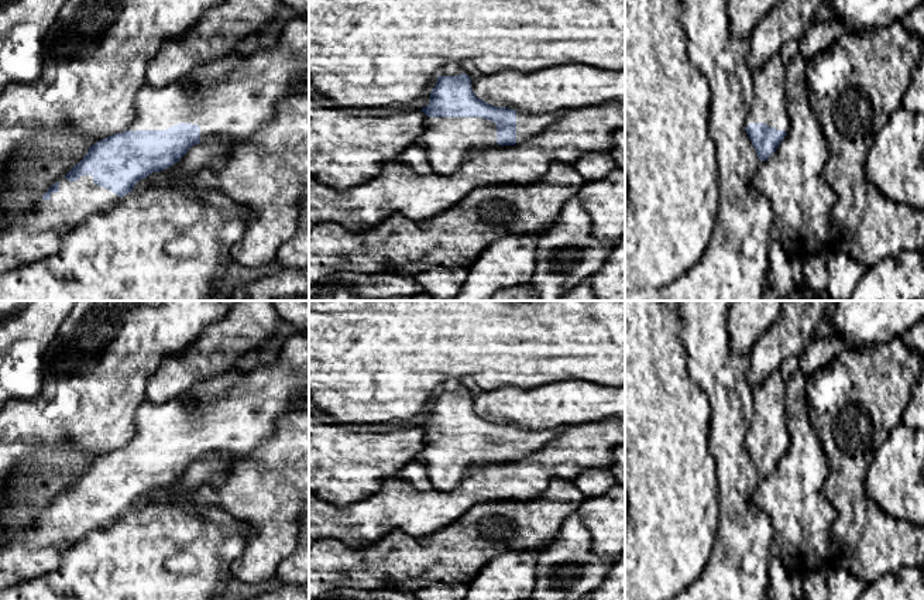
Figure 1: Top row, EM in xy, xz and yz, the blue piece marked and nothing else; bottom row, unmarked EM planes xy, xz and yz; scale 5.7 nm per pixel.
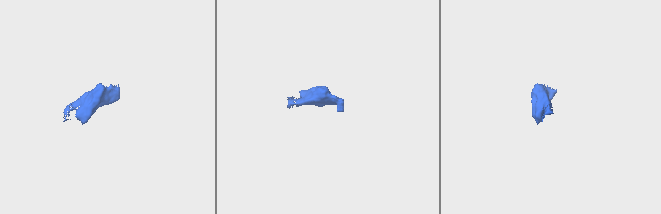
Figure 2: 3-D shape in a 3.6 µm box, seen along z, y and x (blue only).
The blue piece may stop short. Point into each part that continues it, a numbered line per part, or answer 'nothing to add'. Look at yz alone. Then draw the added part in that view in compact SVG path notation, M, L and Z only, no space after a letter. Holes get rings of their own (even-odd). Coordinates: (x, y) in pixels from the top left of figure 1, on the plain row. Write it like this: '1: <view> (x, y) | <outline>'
1: yz (769, 421) | M780 371L770 374L766 381L752 388L753 415L749 421L745 443L750 439L766 439L776 446L791 445L787 426L786 398L787 383Z

